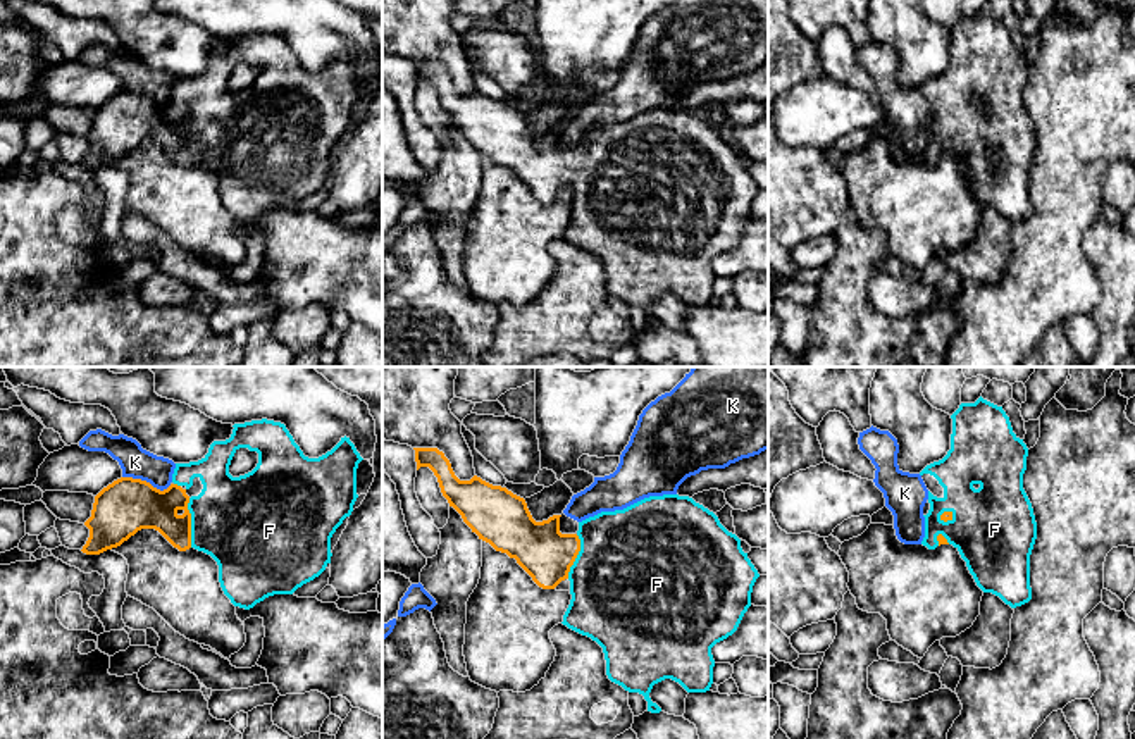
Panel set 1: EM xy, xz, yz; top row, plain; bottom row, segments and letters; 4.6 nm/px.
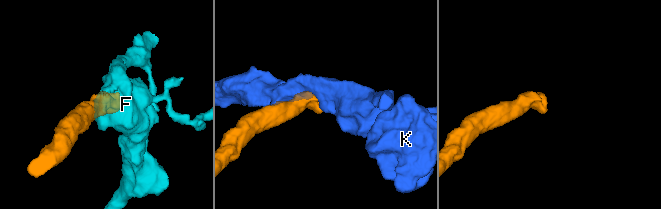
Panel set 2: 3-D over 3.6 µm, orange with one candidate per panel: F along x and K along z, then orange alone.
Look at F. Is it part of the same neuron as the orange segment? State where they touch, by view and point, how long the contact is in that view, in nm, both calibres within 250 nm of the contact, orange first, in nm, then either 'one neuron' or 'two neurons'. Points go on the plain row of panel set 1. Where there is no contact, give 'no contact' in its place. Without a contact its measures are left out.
contact xy (190, 136); length 240 nm; calibres 220 and 440 nm; one neuron

